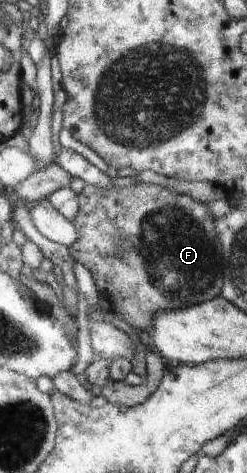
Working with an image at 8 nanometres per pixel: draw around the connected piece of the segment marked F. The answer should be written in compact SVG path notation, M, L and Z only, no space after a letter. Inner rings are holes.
M147 183L113 190L87 185L77 199L79 212L71 222L79 237L68 247L69 252L77 263L91 272L97 289L111 305L112 312L119 314L129 326L151 334L153 318L159 312L197 306L223 293L221 242L205 204Z

